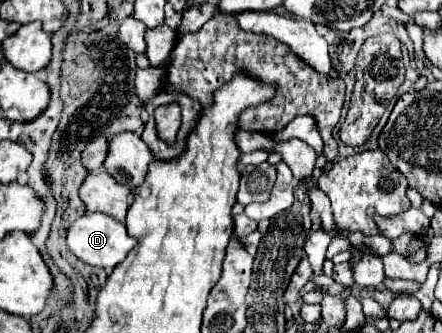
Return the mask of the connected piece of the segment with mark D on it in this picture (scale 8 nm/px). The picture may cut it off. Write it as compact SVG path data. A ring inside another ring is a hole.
M86 213L70 225L68 235L66 235L66 245L86 265L102 267L102 269L114 269L120 261L126 259L126 253L136 245L136 239L126 235L124 223L114 221L112 217L108 217L104 213Z

